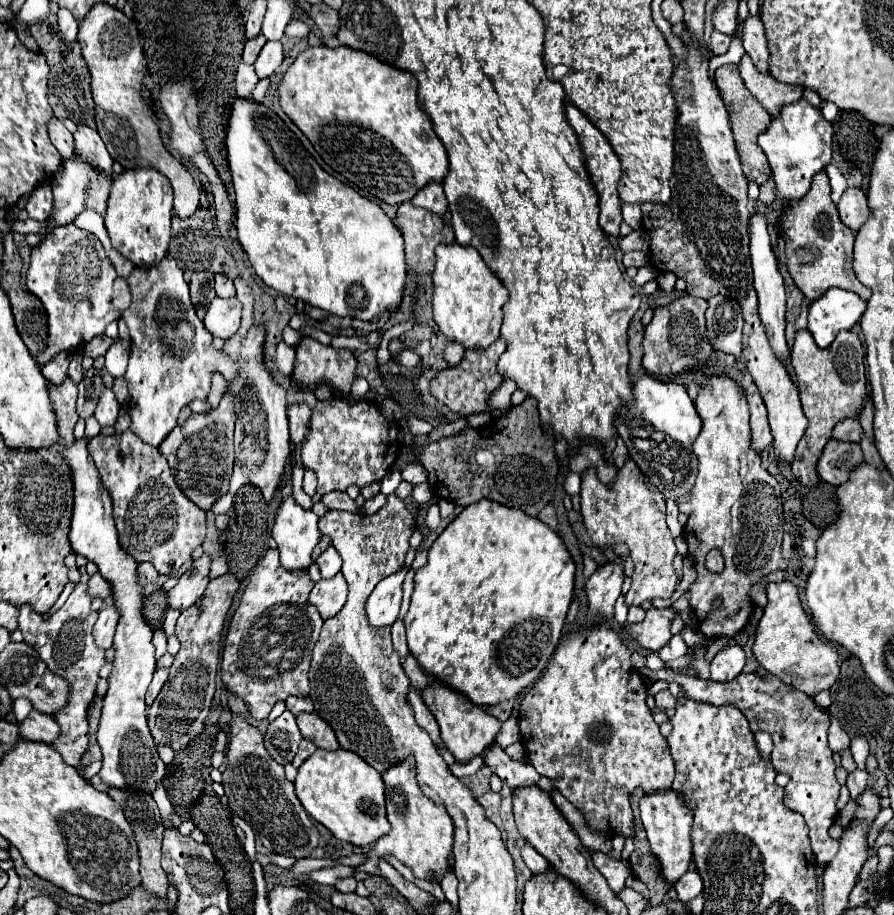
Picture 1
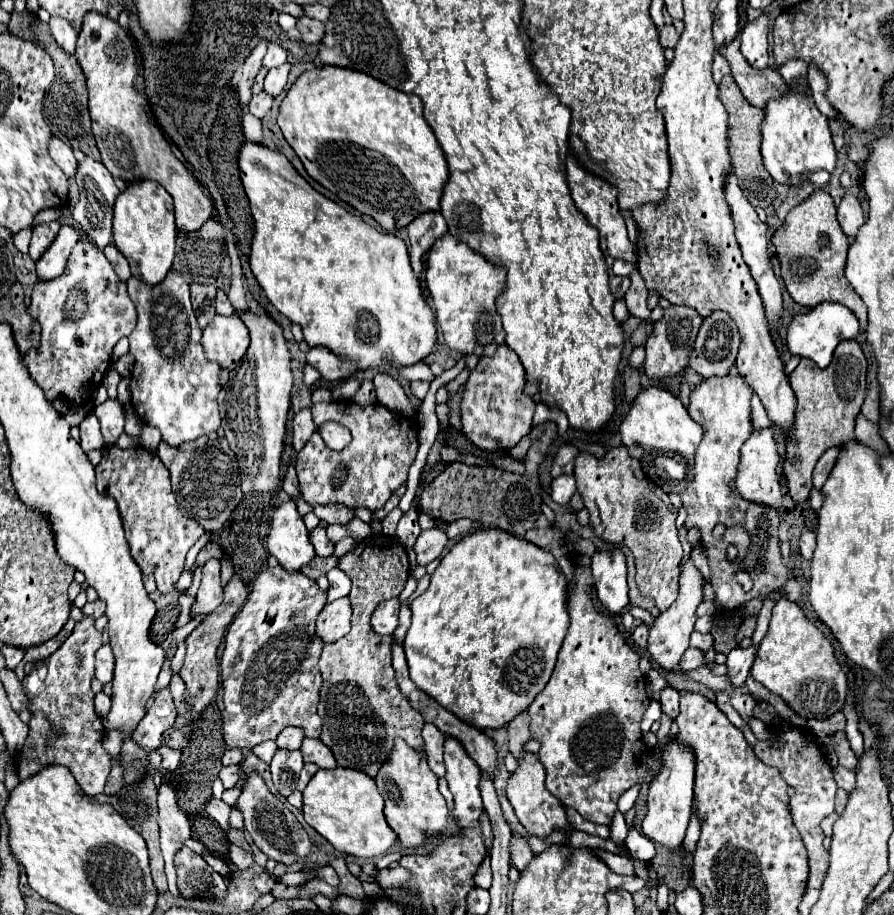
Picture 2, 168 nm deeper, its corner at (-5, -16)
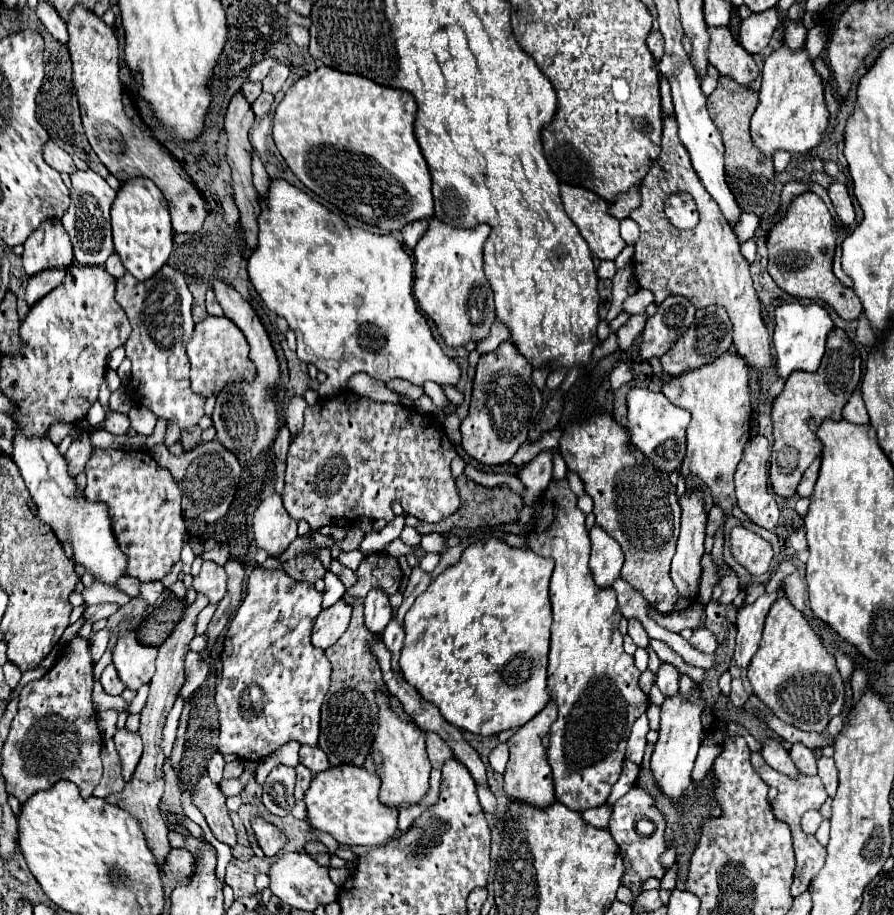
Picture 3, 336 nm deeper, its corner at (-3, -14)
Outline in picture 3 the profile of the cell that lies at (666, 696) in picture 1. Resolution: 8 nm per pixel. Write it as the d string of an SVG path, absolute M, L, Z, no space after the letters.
M661 664L659 672L657 672L657 686L663 692L663 696L675 694L679 690L679 672L677 672L677 668L671 666L671 664Z

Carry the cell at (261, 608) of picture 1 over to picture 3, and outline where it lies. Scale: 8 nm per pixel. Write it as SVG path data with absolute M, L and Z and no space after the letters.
M255 568L247 580L247 594L235 614L235 618L229 624L229 630L225 634L225 642L223 642L223 652L221 652L221 662L223 662L223 674L221 674L221 682L215 688L215 702L217 702L217 710L219 710L219 744L217 750L225 756L225 754L237 754L241 760L251 760L251 762L259 762L263 758L267 758L271 752L275 752L279 746L283 746L289 740L295 740L299 744L307 744L307 746L317 746L317 738L319 738L319 712L321 712L321 704L323 698L329 690L329 676L331 676L331 664L325 656L323 650L317 650L311 646L311 628L315 618L321 612L321 592L317 592L313 588L313 584L309 582L297 582L293 578L289 578L283 570L259 570Z

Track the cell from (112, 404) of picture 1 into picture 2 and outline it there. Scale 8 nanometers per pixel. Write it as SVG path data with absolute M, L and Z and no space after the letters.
M105 400L103 404L97 404L93 412L101 422L101 434L105 438L105 444L107 446L115 444L119 434L123 432L123 422L125 422L121 402L119 400Z

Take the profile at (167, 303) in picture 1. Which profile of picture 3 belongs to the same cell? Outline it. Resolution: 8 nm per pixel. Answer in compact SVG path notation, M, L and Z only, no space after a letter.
M163 266L153 278L139 282L129 272L115 280L115 300L131 322L131 336L125 342L125 354L133 362L129 392L145 396L139 404L147 406L157 418L175 420L181 428L193 428L203 416L205 400L197 398L189 382L189 358L185 344L193 336L191 302L193 296L179 270Z

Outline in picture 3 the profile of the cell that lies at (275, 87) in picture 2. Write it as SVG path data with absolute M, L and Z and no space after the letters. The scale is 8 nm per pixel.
M275 64L275 66L269 70L267 78L263 80L263 90L265 90L265 92L271 92L271 94L277 94L277 92L283 88L287 76L289 76L289 68L287 68L285 64Z

